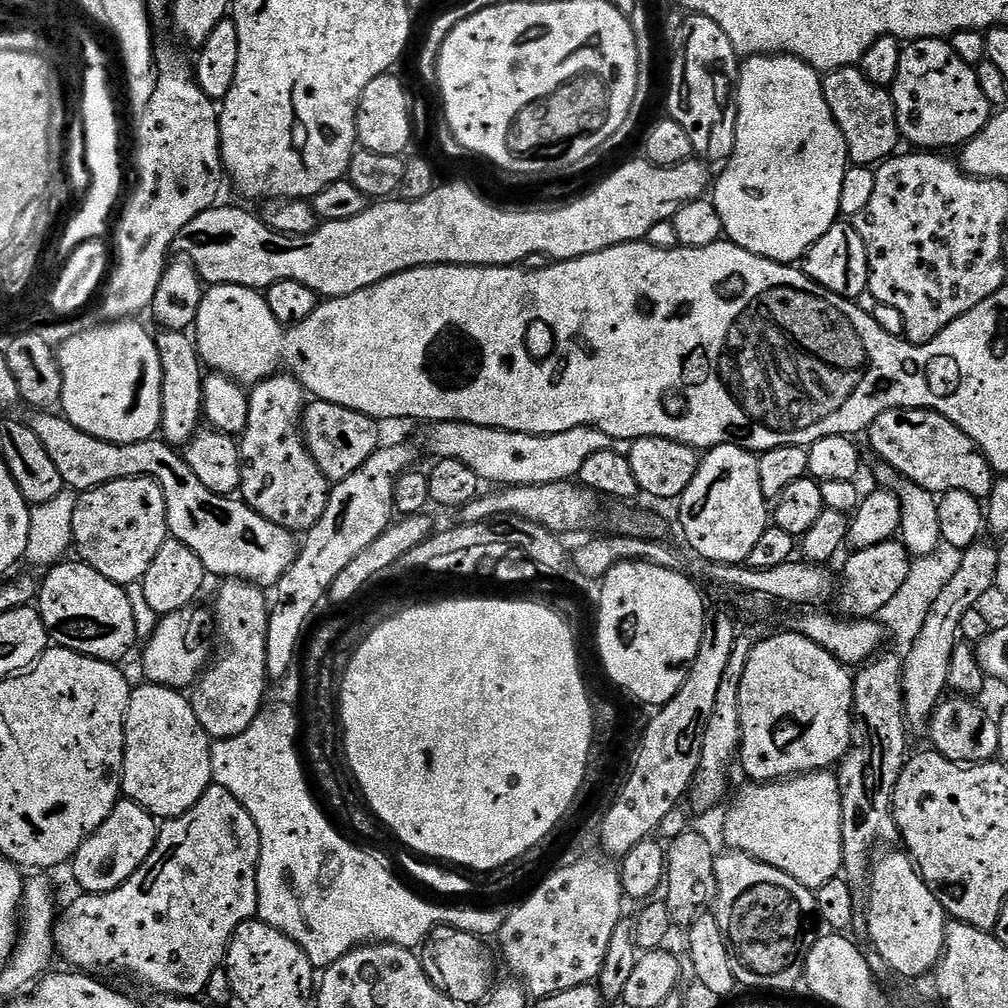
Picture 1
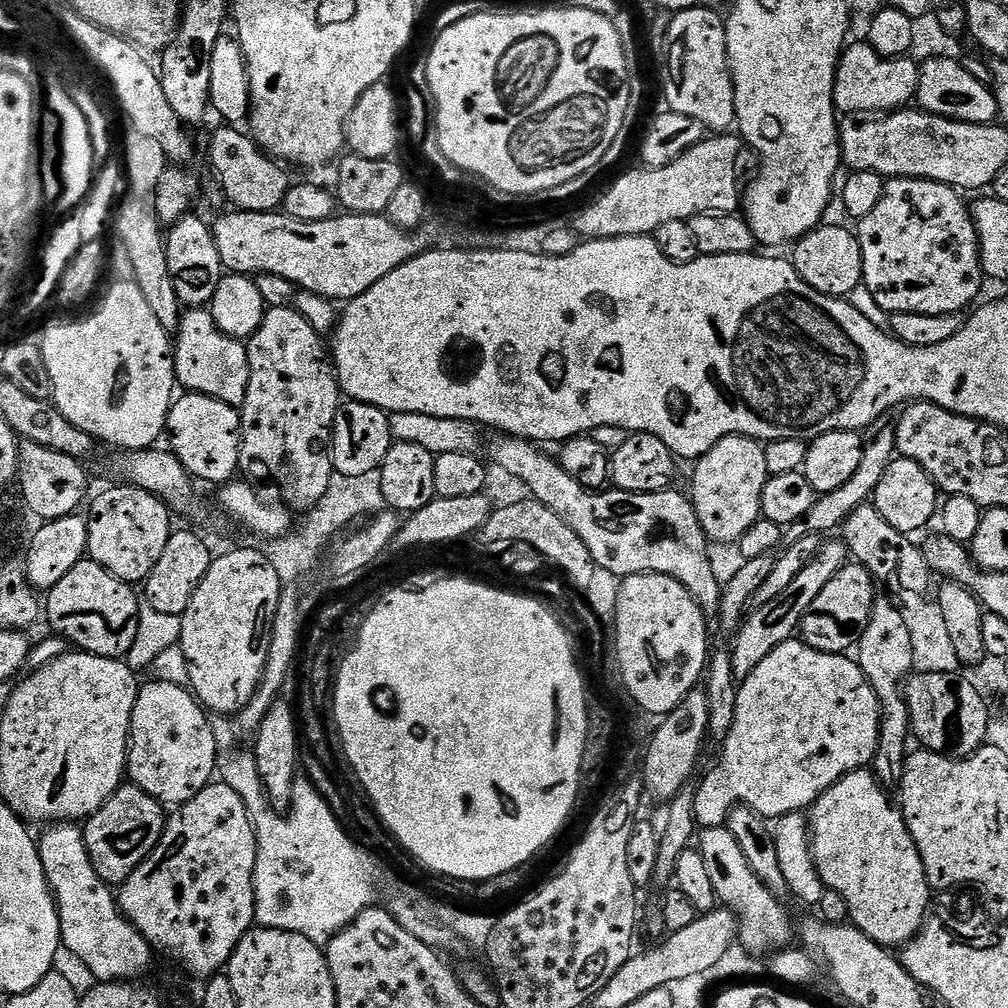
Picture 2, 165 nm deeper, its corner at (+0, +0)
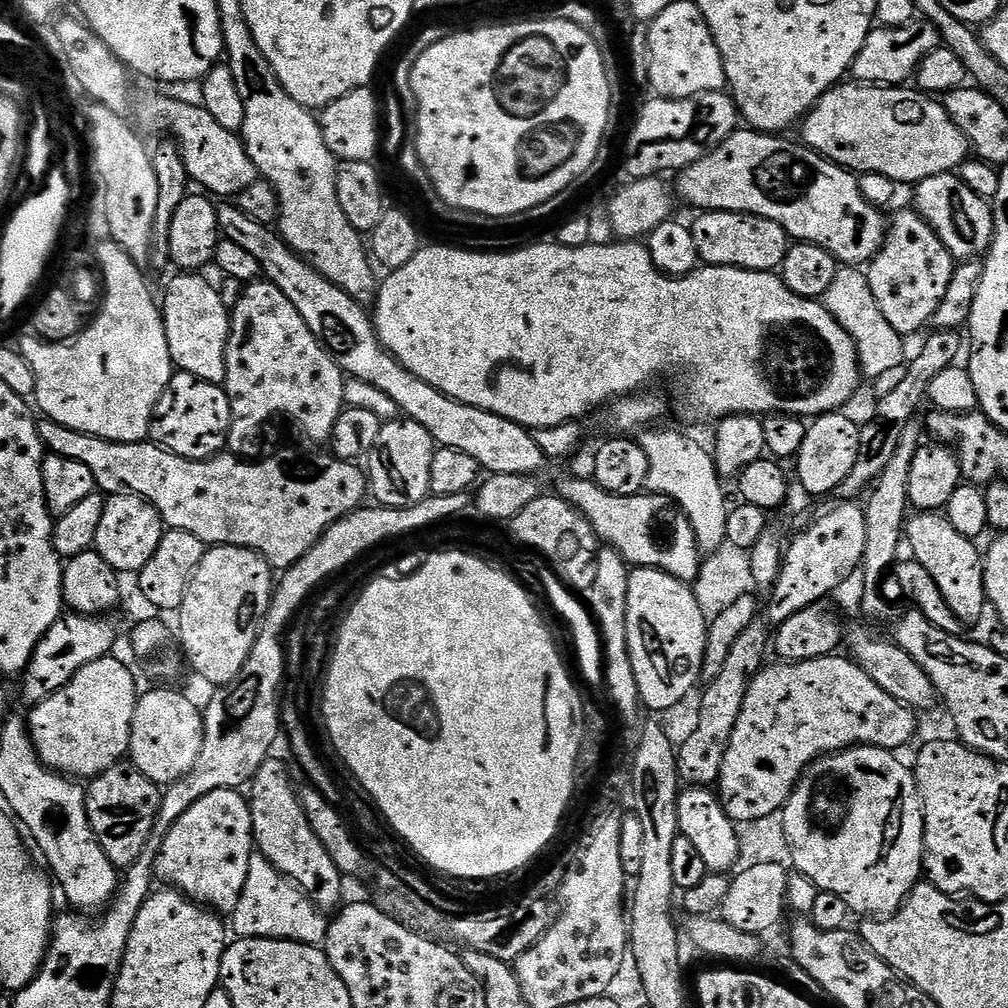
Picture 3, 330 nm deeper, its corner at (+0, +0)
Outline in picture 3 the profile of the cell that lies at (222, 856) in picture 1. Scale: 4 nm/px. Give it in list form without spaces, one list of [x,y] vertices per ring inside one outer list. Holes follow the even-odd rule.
[[[219,788],[206,794],[206,798],[198,798],[198,802],[194,802],[194,806],[190,806],[190,810],[186,810],[178,822],[174,822],[156,859],[157,881],[165,880],[169,889],[183,892],[188,899],[217,914],[230,914],[238,906],[242,886],[246,886],[246,870],[254,855],[252,815],[248,809],[248,800],[240,795],[237,789]]]

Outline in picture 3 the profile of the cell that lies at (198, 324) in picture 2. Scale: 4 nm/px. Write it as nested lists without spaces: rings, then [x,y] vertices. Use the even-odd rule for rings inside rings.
[[[176,274],[162,296],[162,315],[170,358],[179,371],[211,384],[223,385],[230,334],[230,308],[204,274]]]

